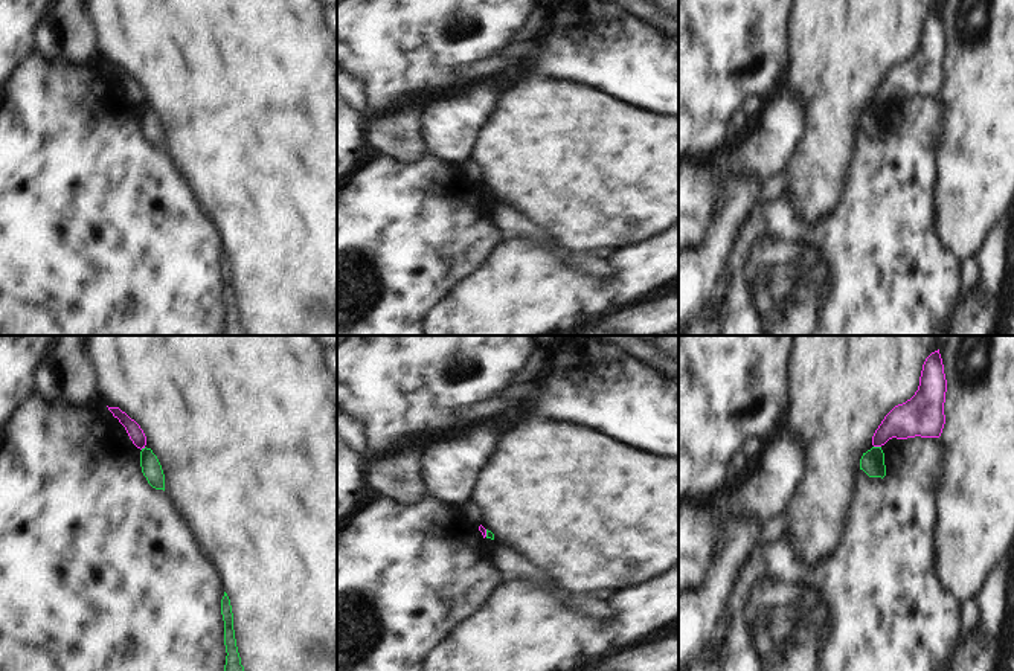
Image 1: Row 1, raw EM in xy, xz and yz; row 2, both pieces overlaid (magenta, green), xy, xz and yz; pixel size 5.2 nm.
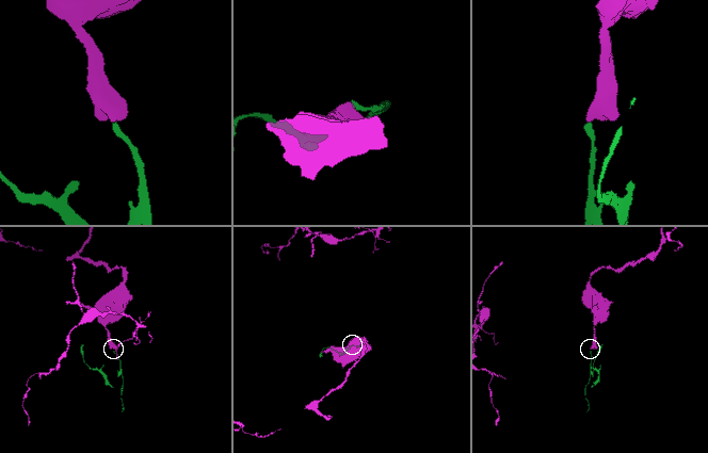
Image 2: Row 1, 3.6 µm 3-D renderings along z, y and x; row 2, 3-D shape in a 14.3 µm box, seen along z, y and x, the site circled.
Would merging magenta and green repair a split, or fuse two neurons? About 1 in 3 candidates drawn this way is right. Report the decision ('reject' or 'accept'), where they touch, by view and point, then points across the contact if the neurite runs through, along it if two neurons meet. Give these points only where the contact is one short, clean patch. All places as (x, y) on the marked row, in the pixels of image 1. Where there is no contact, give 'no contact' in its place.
reject | yz (877, 446) | along yz (874, 446), (880, 447)

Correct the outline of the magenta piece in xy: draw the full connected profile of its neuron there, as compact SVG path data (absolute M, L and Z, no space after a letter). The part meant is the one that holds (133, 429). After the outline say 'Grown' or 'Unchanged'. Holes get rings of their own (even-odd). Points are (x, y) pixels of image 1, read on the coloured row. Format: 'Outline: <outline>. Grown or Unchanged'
Outline: M108 407L108 410L125 427L133 444L140 450L145 448L146 436L143 430L140 429L140 425L134 419L131 419L125 412L122 412L119 407Z. Unchanged

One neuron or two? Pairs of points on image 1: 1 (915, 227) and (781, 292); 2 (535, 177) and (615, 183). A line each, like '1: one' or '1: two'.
1: one
2: one

